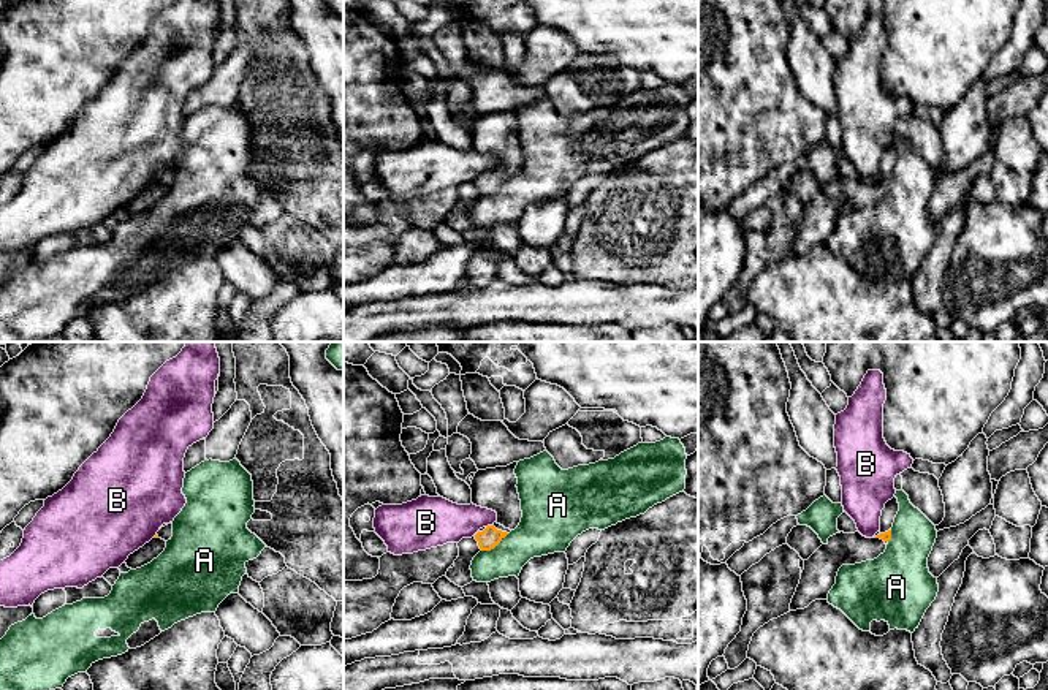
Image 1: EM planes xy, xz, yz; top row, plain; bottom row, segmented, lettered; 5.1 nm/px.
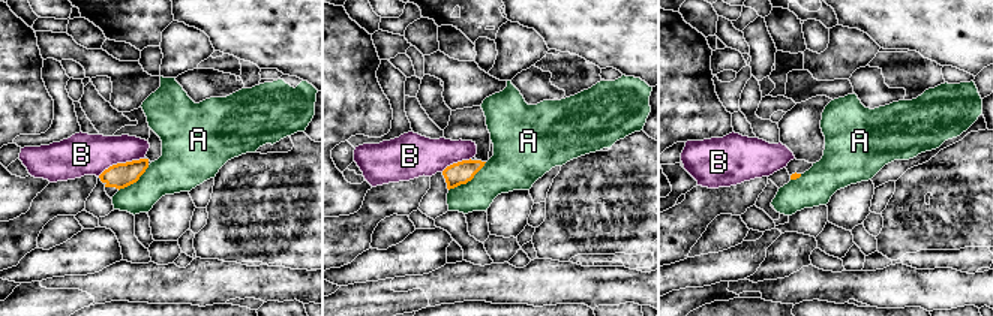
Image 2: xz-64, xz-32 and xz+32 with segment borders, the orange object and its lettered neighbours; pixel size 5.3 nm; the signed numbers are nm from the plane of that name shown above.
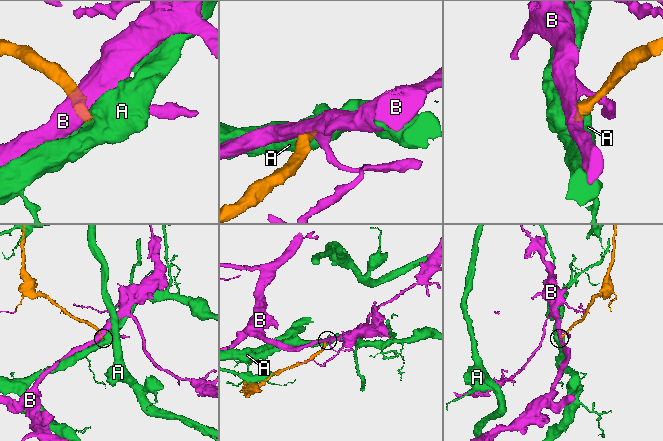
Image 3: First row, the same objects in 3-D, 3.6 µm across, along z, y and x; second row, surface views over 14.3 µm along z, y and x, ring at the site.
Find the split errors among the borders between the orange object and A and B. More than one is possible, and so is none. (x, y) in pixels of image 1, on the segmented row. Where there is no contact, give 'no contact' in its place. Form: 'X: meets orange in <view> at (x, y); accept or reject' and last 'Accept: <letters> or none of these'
A: meets orange in xz at (494, 546); reject
B: meets orange in xz at (488, 526); reject
Accept: none of these

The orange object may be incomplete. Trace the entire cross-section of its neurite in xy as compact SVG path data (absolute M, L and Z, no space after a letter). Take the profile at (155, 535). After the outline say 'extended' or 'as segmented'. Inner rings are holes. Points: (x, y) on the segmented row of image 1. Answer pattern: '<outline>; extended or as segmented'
M155 535L149 543L130 554L125 563L131 570L141 568L157 559L165 548L166 541Z; extended

